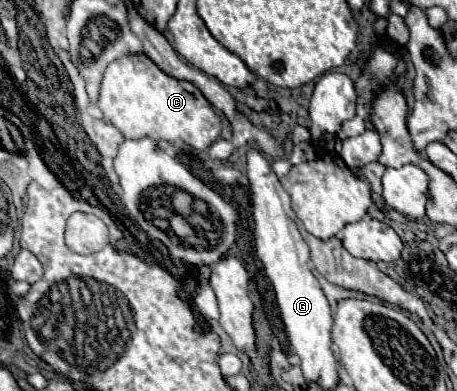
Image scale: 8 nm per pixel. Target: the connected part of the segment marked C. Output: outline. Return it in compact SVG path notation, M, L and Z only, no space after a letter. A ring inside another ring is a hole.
M128 54L108 64L102 78L98 108L128 140L182 140L196 150L206 150L222 132L222 120L202 92L194 84L162 72L146 54Z

